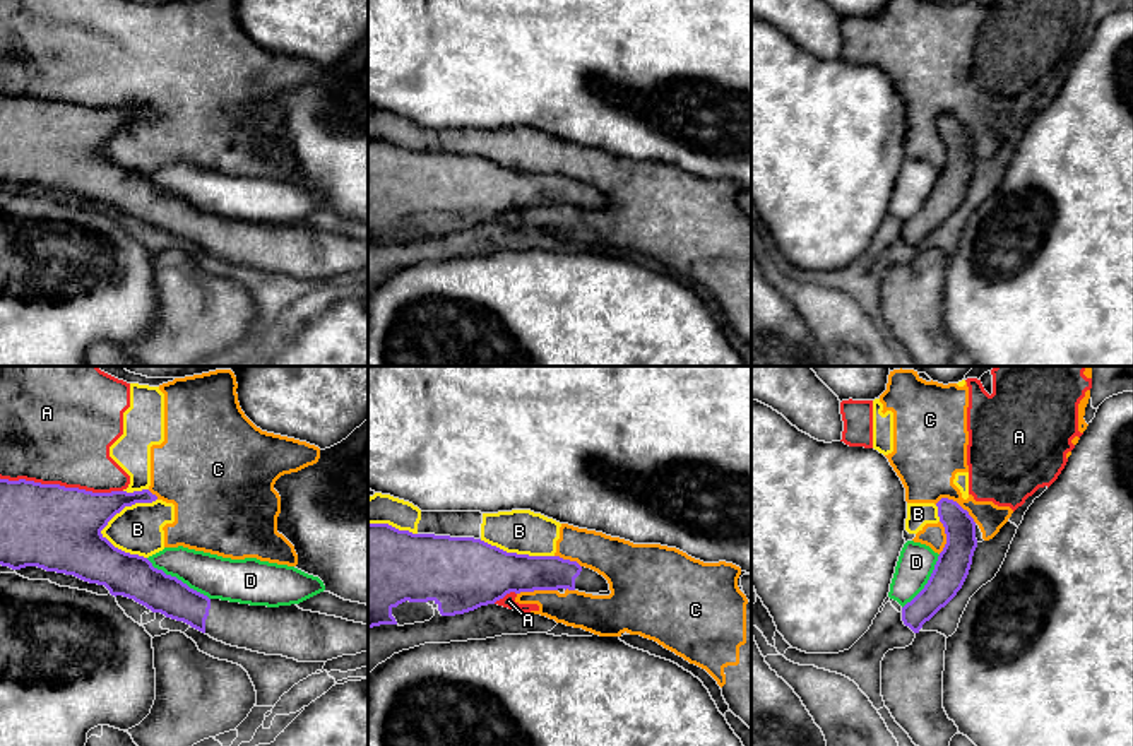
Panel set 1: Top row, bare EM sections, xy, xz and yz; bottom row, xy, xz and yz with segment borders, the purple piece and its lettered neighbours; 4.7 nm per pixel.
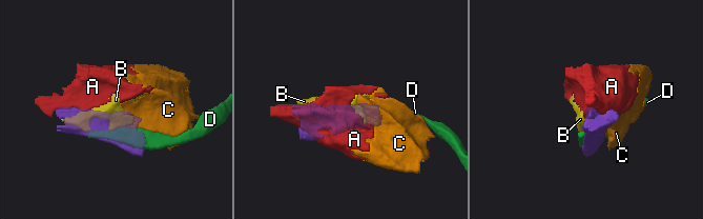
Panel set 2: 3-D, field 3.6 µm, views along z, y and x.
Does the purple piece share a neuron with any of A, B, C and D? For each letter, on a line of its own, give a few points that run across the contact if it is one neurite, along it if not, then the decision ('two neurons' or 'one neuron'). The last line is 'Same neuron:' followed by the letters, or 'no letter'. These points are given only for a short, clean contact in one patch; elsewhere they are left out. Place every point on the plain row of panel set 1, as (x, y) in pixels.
A: two neurons
B: two neurons
C: line yz (935, 120), (942, 115), (952, 115), (976, 139); two neurons
D: two neurons
Same neuron: no letter

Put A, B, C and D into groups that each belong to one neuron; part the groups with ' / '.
A B C / D

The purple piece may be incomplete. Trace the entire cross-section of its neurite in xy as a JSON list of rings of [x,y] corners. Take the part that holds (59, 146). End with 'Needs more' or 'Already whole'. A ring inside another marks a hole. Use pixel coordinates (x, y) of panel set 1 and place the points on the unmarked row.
[[[0,96],[0,181],[12,186],[38,183],[104,202],[111,212],[123,212],[152,229],[183,238],[211,255],[231,263],[265,272],[282,272],[298,279],[327,279],[342,272],[368,269],[368,241],[303,228],[296,221],[267,224],[209,216],[139,171],[115,164],[101,147],[125,123],[152,120],[149,106],[92,110],[60,101]]]. Needs more

